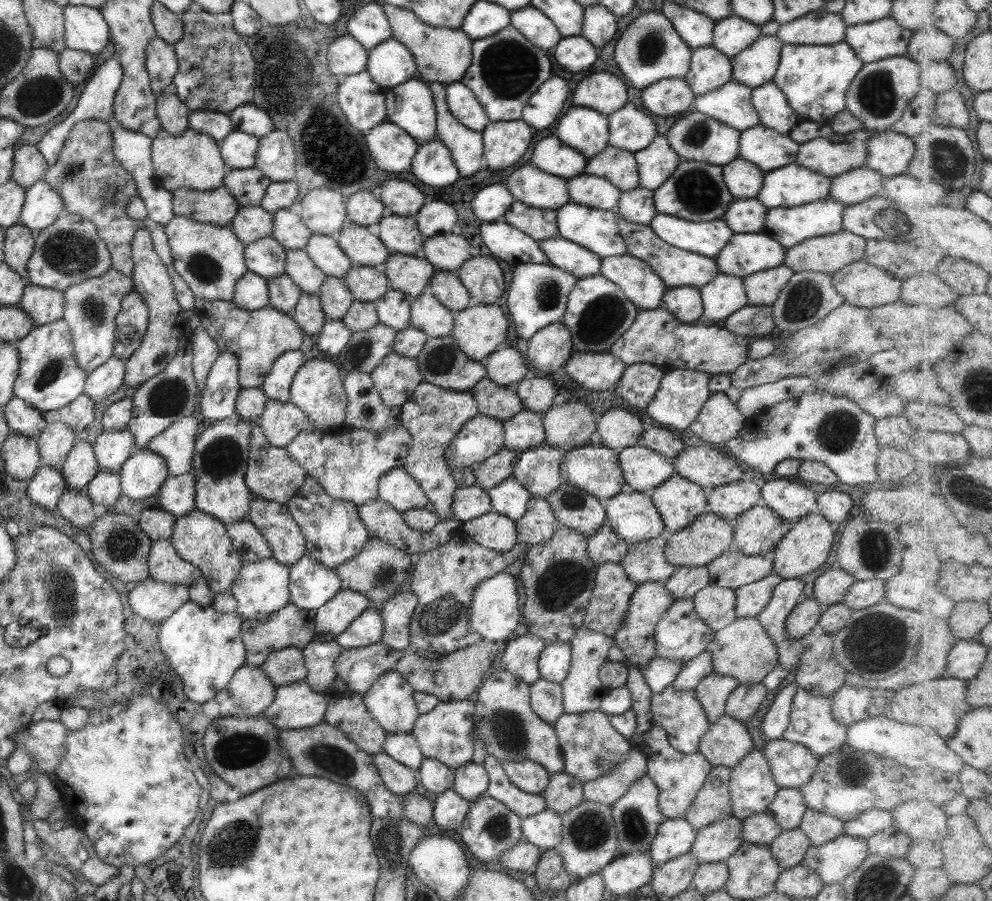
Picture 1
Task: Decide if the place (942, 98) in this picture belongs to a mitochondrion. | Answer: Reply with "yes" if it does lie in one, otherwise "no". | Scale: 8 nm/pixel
no

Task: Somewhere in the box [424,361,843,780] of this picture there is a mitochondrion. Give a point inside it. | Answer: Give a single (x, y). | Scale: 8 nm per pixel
(565, 580)

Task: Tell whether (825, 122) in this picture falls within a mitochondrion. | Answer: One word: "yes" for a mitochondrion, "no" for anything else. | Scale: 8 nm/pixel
no

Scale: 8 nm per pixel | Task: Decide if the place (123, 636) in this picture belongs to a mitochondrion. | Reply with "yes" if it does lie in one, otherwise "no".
no

